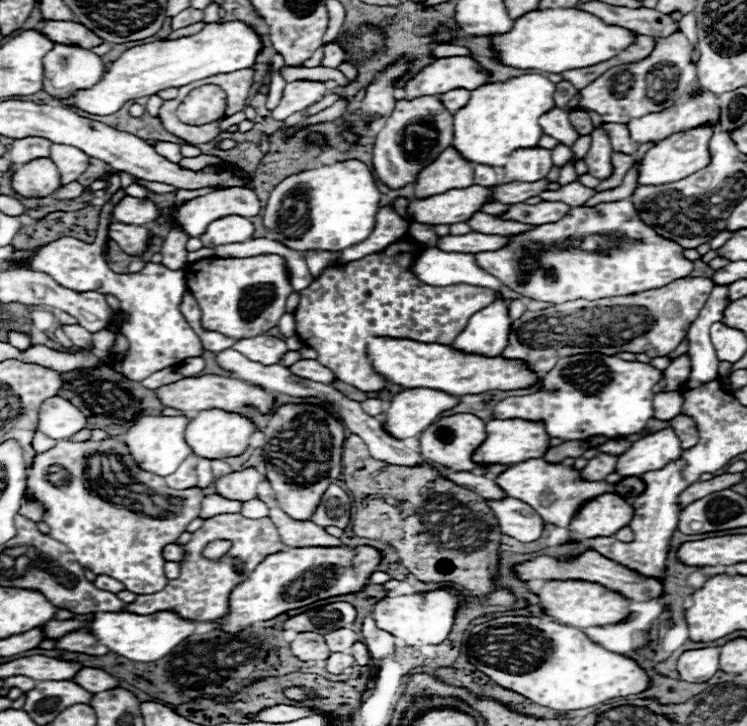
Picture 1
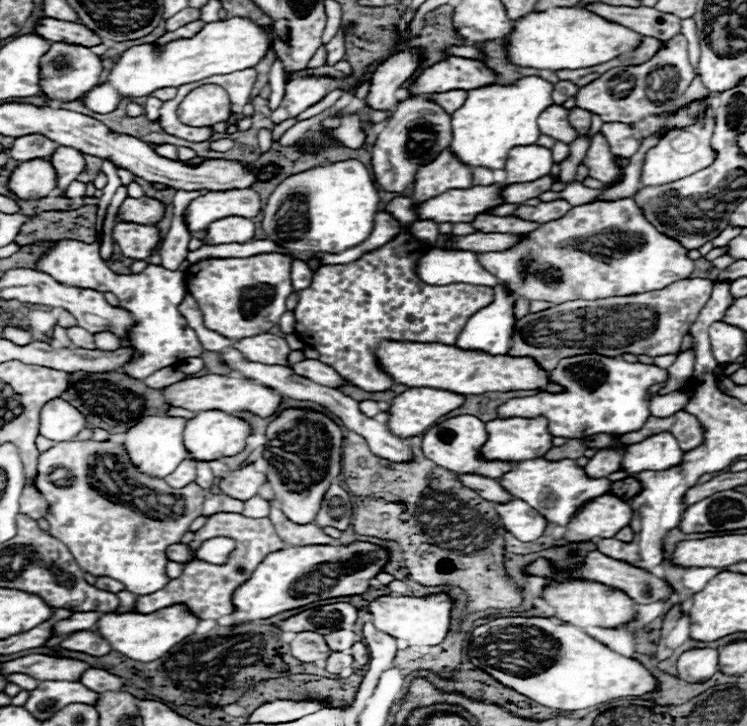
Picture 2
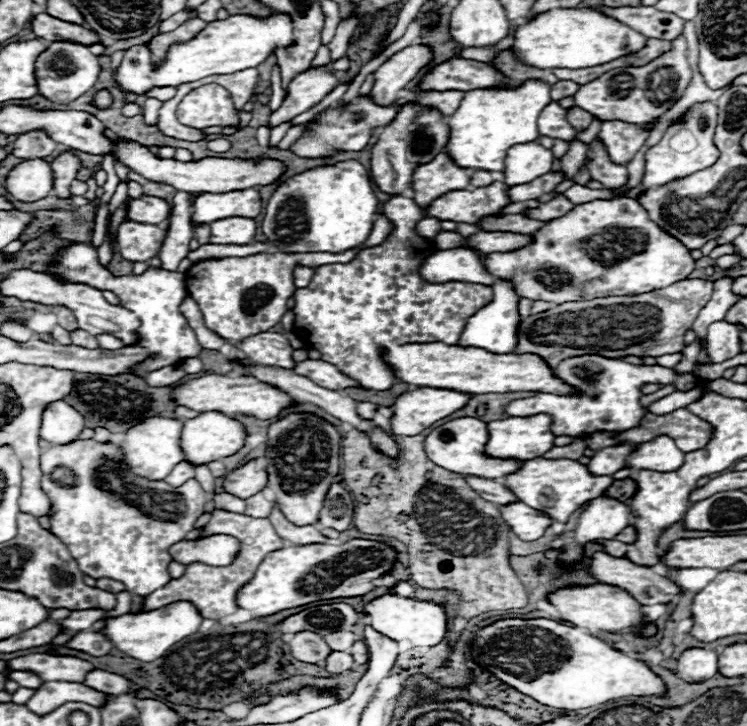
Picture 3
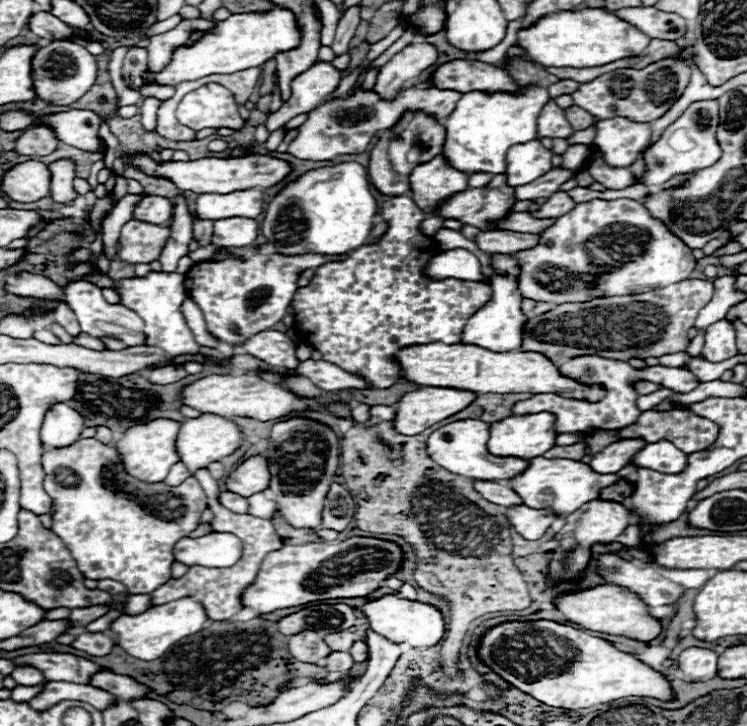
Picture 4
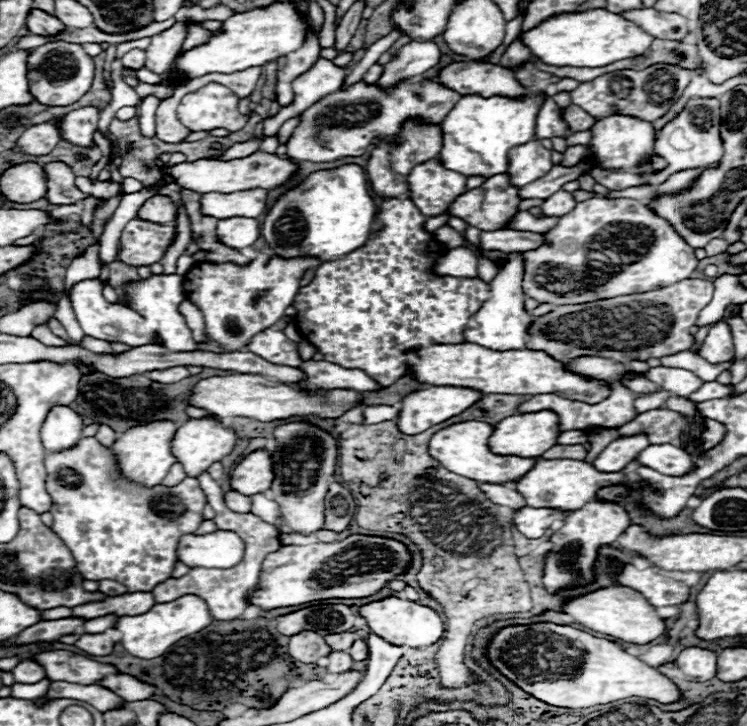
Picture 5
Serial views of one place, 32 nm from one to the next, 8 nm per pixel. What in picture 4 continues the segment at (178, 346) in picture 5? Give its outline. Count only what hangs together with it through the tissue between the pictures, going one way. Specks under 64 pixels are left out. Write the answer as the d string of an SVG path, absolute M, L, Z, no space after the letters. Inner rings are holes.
M150 272L144 278L128 278L128 280L120 280L116 286L108 276L102 274L94 274L94 276L86 276L84 280L90 280L94 284L98 284L100 288L118 288L120 292L120 302L124 306L128 306L130 310L134 310L136 314L140 314L140 318L144 318L146 324L146 334L148 338L152 338L152 342L146 342L148 346L158 346L168 354L196 354L200 350L198 342L194 340L192 330L188 328L182 312L180 312L180 304L186 300L186 290L184 290L184 276L178 272Z

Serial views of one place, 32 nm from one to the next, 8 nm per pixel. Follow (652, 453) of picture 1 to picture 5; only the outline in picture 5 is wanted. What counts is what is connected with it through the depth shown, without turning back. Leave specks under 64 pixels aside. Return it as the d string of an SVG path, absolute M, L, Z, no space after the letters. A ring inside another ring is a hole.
M650 444L638 456L638 460L642 462L642 466L654 468L654 470L658 470L662 474L668 474L668 476L684 476L694 466L692 464L692 454L688 454L682 448L672 446L672 444L662 444L662 446Z

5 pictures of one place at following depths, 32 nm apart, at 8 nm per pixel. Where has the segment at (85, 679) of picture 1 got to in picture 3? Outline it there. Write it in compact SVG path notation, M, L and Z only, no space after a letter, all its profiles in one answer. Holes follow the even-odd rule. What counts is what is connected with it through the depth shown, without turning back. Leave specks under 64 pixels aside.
M94 670L92 674L88 674L86 682L88 686L92 686L94 690L100 692L108 692L108 694L132 694L134 696L134 686L128 678L120 678L118 674L112 672L104 672L104 670Z

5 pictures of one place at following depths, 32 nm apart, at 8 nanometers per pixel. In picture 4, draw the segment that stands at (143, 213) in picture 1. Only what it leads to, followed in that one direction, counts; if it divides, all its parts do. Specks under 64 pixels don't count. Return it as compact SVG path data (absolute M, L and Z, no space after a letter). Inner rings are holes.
M146 196L134 210L134 218L150 224L168 224L174 214L174 204L162 196Z

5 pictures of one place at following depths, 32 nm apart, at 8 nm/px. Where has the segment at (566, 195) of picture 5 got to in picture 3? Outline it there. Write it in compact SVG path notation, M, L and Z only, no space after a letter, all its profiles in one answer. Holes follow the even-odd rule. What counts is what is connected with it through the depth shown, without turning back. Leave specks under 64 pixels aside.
M554 194L554 198L550 202L540 204L534 210L524 210L524 214L530 216L530 218L534 218L534 220L554 220L554 218L560 218L566 212L570 212L572 206L574 204L564 194Z

